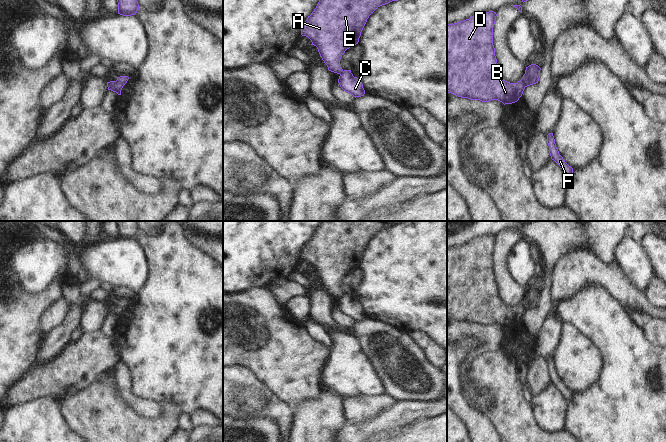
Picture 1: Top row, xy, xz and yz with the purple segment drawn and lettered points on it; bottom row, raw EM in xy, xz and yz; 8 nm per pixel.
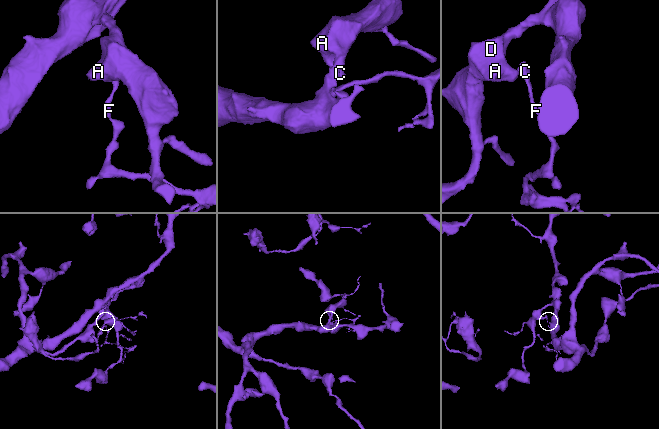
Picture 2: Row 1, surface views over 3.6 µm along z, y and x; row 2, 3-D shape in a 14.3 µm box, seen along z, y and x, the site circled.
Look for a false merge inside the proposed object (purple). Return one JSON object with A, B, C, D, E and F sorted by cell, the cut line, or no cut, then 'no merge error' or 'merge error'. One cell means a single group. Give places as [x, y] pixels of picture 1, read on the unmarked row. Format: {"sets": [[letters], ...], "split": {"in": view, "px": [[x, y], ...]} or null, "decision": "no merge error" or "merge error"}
{"sets": [["A", "B", "D", "E"], ["C", "F"]], "split": {"in": "xy", "px": [[116, 304], [122, 311]]}, "decision": "merge error"}

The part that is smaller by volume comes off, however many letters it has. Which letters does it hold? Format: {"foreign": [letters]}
{"foreign": ["C", "F"]}

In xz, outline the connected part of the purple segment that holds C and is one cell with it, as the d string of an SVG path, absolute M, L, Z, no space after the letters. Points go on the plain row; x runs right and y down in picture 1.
M351 294L342 295L338 307L344 315L350 317L354 321L361 321L365 318L361 304L354 301Z

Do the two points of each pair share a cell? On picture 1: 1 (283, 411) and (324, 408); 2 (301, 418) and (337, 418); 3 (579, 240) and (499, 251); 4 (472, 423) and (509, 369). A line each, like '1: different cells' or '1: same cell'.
1: different cells
2: same cell
3: different cells
4: different cells

